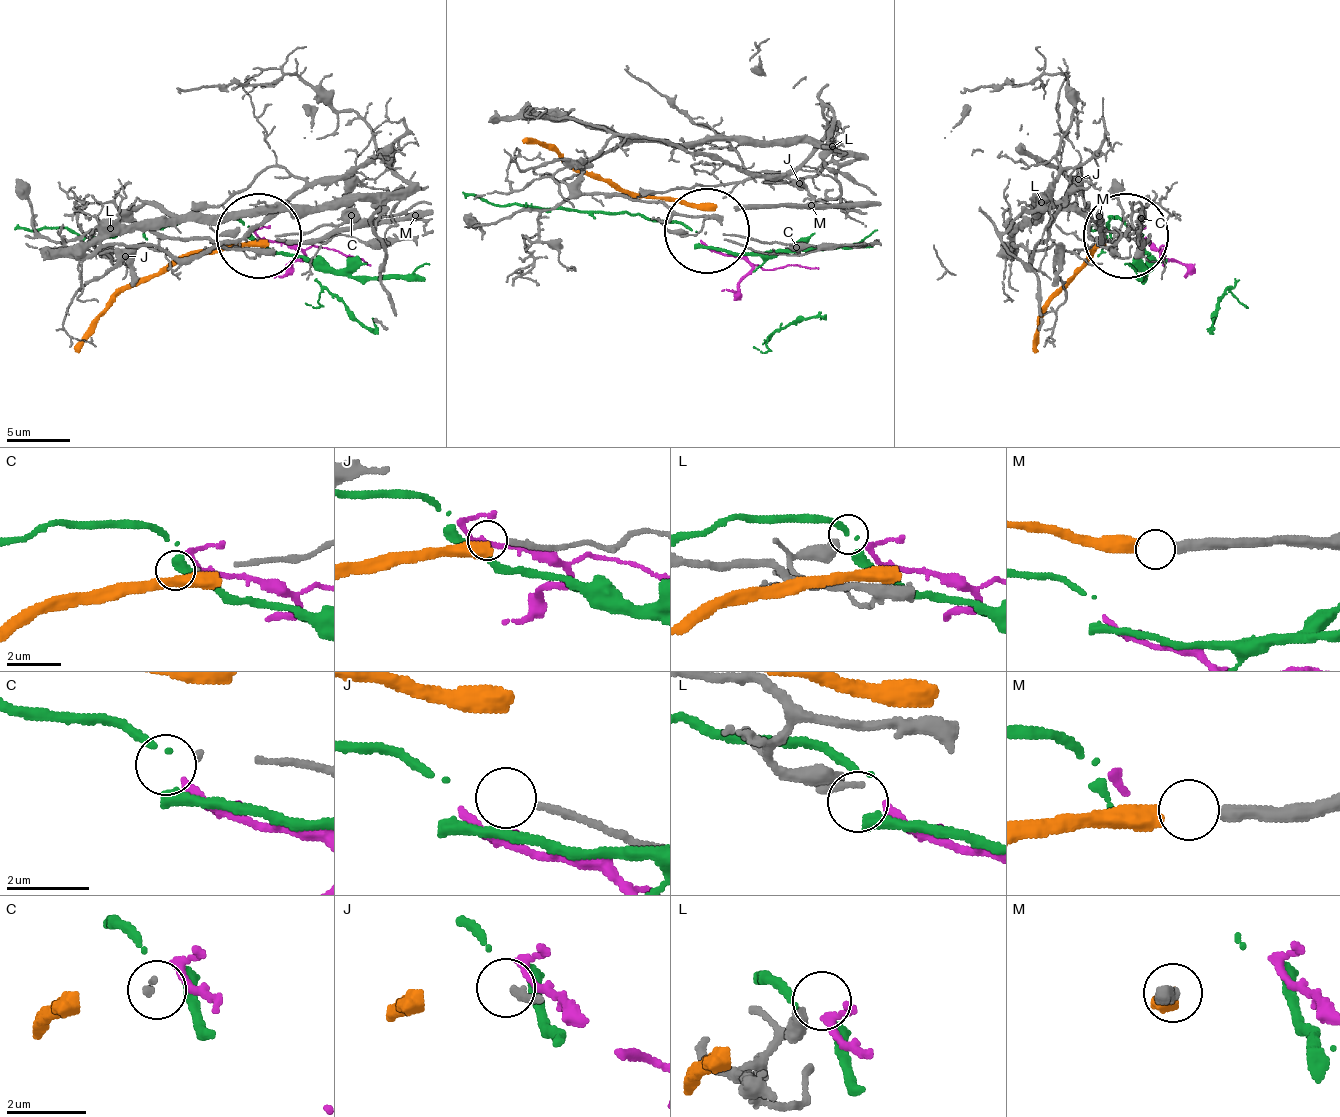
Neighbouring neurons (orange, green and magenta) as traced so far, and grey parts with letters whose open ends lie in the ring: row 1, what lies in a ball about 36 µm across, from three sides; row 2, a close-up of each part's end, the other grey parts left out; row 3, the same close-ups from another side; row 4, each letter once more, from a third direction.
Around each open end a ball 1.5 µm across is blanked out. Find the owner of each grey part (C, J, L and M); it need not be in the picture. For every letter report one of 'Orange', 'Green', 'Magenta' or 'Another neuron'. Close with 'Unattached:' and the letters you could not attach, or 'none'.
C: Another neuron
J: Another neuron
L: Magenta
M: Orange
Unattached: C, J

